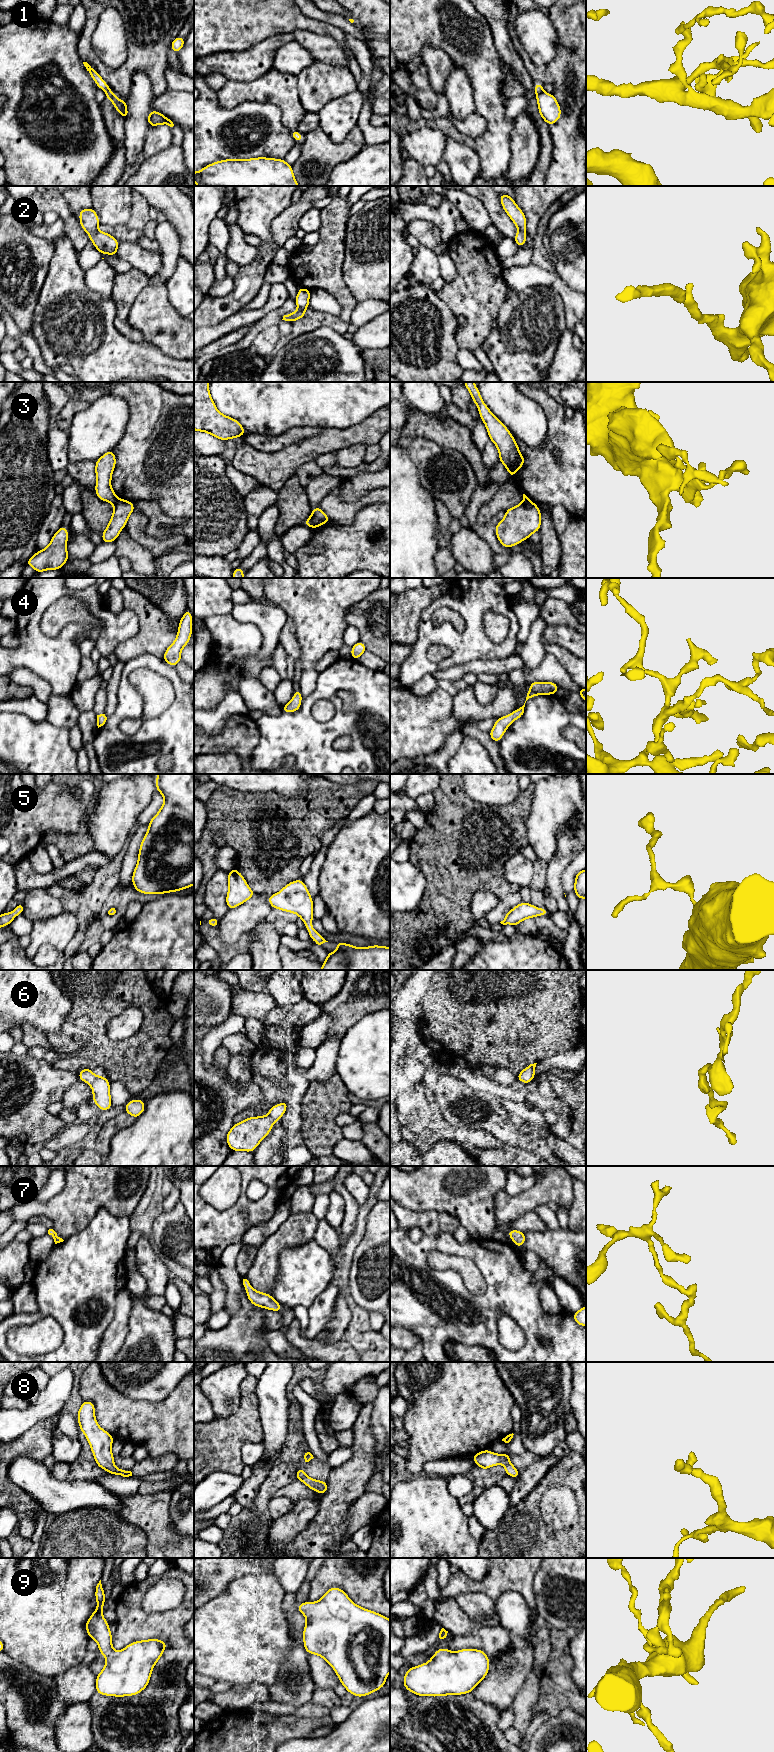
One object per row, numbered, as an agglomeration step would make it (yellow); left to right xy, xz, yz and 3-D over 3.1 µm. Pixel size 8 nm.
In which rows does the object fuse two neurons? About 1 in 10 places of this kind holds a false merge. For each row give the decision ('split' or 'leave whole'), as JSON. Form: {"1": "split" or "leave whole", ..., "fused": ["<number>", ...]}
{"1": "leave whole", "2": "leave whole", "3": "split", "4": "leave whole", "5": "leave whole", "6": "leave whole", "7": "leave whole", "8": "leave whole", "9": "leave whole", "fused": ["3"]}

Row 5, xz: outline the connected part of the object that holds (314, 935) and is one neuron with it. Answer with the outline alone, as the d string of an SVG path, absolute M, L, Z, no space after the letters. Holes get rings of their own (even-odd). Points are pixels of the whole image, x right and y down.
M302 879L294 880L278 893L269 895L268 902L273 909L295 913L302 919L310 938L318 945L326 941L311 925L313 920L313 898Z

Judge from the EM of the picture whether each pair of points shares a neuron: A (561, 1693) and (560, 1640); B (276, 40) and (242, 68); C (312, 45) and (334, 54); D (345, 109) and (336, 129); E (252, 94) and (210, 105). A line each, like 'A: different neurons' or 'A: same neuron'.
A: same neuron
B: same neuron
C: same neuron
D: same neuron
E: different neurons

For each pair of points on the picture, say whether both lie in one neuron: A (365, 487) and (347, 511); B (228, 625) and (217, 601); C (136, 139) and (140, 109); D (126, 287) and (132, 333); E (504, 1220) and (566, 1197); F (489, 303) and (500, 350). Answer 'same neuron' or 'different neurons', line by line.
A: different neurons
B: different neurons
C: same neuron
D: same neuron
E: same neuron
F: different neurons

